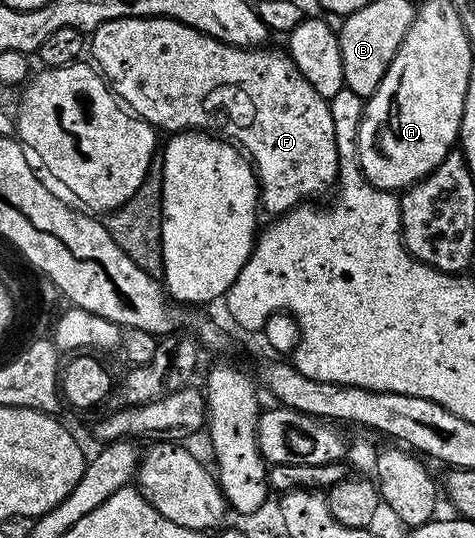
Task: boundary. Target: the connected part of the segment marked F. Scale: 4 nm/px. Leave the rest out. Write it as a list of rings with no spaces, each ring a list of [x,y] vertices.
[[[130,17],[129,19],[113,19],[109,23],[101,23],[89,37],[89,57],[94,62],[100,73],[103,74],[108,85],[111,86],[116,97],[130,112],[143,121],[154,125],[156,130],[167,129],[168,134],[182,133],[184,131],[202,131],[216,137],[222,137],[234,143],[242,152],[246,153],[251,164],[255,167],[255,178],[259,180],[259,199],[264,214],[275,213],[282,215],[294,209],[296,205],[319,199],[327,188],[334,186],[339,180],[339,160],[337,159],[337,139],[333,127],[333,111],[328,98],[317,95],[317,90],[305,75],[293,63],[293,59],[286,52],[278,53],[272,47],[256,47],[254,49],[242,49],[221,43],[209,35],[205,35],[200,29],[189,27],[180,21],[174,21],[168,17]]]

